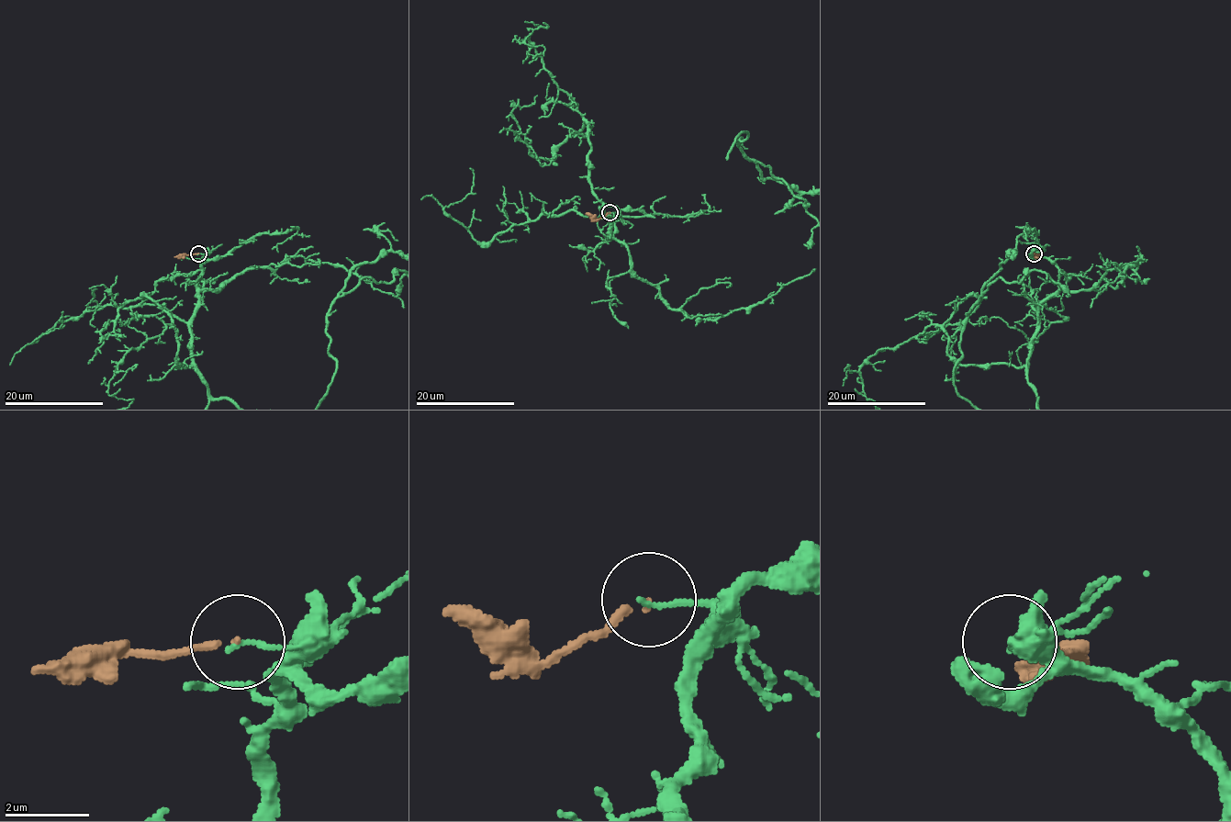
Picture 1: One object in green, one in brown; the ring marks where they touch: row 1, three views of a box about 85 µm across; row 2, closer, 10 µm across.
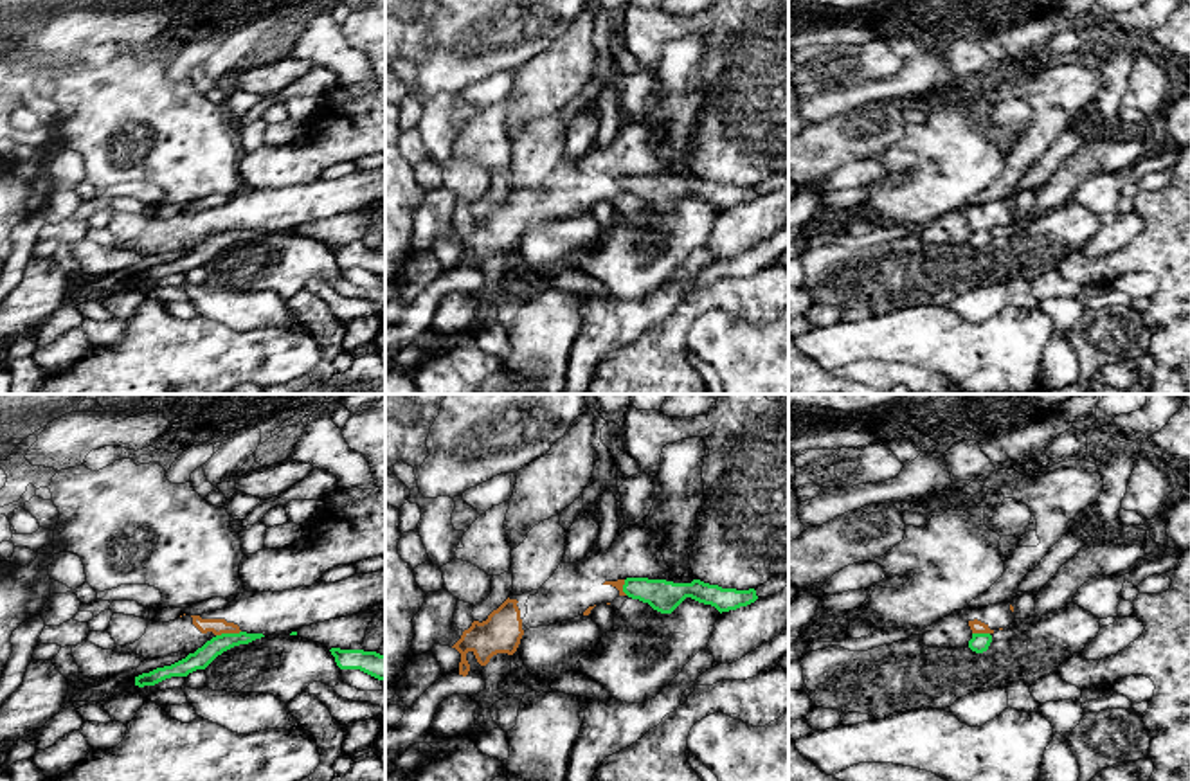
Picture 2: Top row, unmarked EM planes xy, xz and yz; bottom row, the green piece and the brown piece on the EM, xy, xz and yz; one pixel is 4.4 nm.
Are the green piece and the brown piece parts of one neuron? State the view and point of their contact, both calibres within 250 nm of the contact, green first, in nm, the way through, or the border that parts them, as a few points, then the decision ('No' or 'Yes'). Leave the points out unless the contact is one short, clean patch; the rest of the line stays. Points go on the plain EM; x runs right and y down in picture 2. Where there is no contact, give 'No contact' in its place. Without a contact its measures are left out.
Touches green at xy (227, 231). Thickness 90 nm (green) against 70 nm. Boundary: xy (240, 227), (216, 233). No

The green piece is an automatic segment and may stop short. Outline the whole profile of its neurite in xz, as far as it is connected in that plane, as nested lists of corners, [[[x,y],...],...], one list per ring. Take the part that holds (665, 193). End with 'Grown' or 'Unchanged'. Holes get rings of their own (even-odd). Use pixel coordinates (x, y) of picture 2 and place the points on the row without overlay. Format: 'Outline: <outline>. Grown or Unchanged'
Outline: [[[627,175],[623,189],[648,200],[661,211],[672,211],[686,194],[715,203],[720,211],[747,203],[758,196],[756,187],[736,187],[709,182],[700,176],[673,180],[666,176]]]. Unchanged

